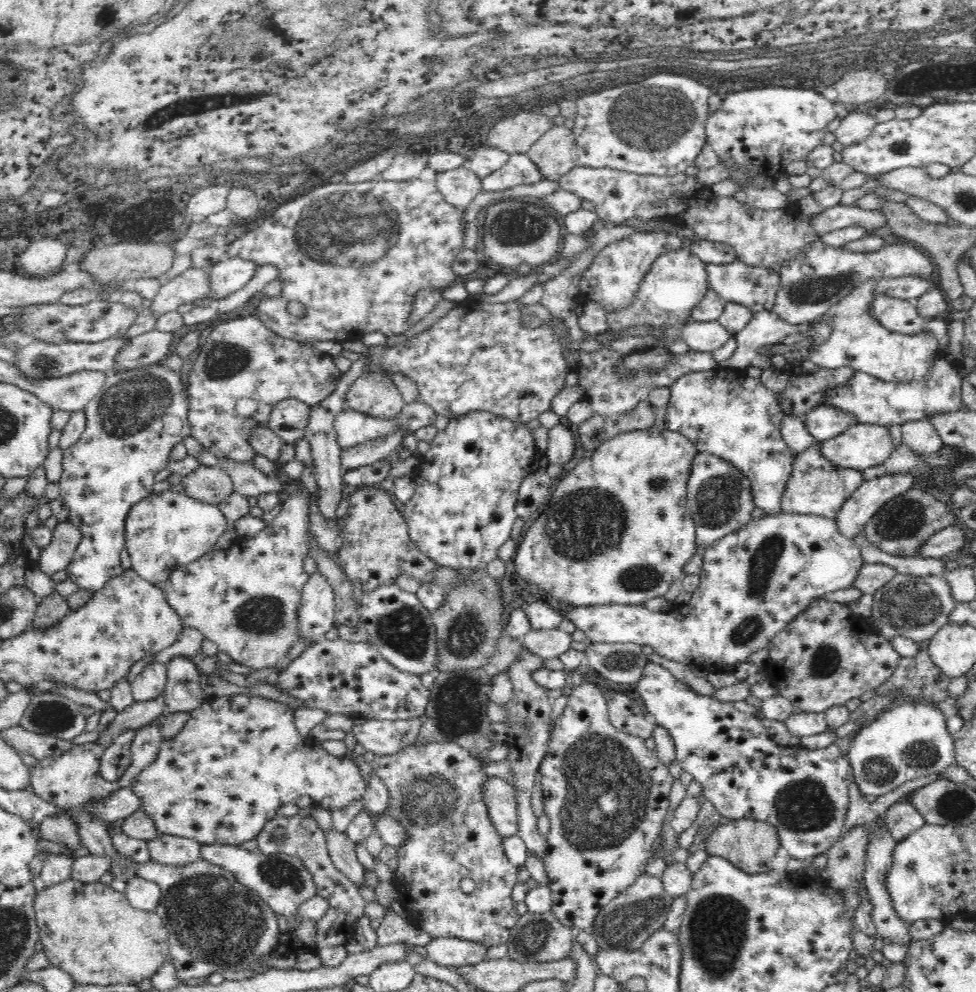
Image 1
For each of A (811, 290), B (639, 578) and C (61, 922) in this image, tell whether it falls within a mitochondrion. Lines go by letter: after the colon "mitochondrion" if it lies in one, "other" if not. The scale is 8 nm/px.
A: mitochondrion
B: mitochondrion
C: other

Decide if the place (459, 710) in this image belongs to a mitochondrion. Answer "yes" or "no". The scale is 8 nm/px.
yes

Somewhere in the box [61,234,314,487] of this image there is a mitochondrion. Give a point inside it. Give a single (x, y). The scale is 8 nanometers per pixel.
(129, 406)

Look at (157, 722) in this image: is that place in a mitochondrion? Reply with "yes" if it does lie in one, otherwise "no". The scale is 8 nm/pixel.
no

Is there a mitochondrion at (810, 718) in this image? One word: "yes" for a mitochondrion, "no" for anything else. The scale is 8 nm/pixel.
no

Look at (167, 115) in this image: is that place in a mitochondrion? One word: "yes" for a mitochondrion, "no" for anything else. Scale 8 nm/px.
yes

